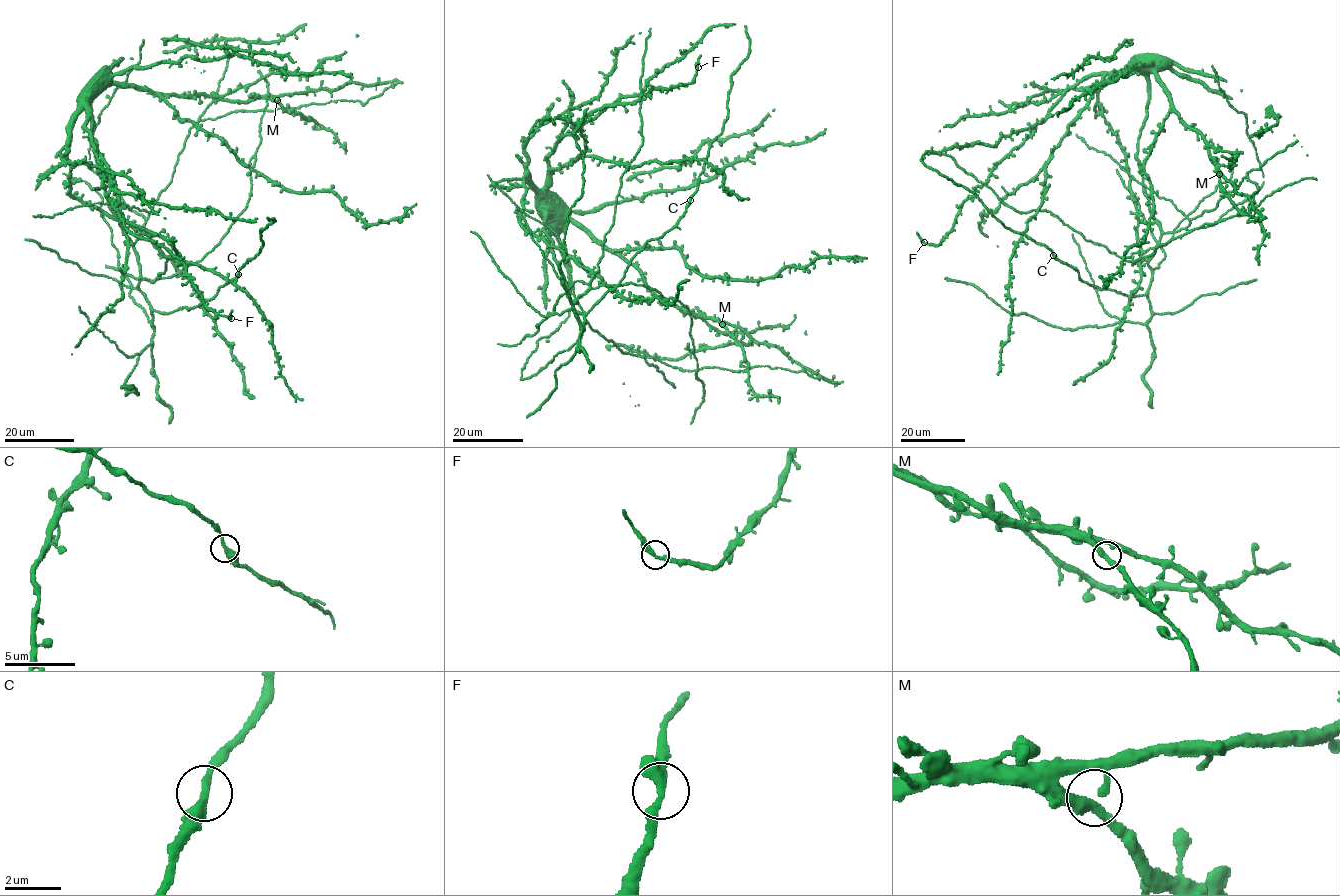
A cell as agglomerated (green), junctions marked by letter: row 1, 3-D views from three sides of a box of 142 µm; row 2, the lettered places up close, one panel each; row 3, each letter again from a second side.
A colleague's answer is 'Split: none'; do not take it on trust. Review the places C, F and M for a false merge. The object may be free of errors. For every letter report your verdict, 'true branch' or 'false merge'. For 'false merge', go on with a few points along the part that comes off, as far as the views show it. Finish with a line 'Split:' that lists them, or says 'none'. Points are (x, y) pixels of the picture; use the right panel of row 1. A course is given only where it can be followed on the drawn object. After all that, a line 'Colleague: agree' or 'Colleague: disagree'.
C: true branch
F: true branch
M: true branch
Split: none
Colleague: agree

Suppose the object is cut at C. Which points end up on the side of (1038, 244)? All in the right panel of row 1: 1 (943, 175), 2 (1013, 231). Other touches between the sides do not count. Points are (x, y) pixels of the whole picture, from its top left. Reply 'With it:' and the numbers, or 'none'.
With it: 1, 2

